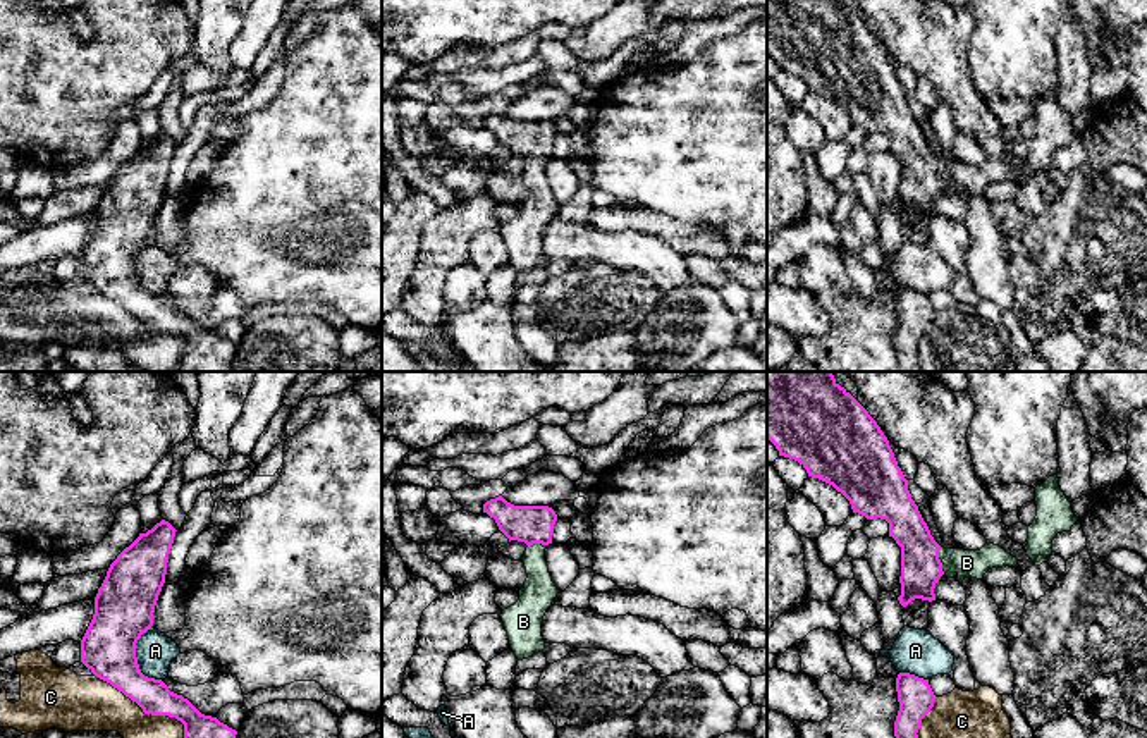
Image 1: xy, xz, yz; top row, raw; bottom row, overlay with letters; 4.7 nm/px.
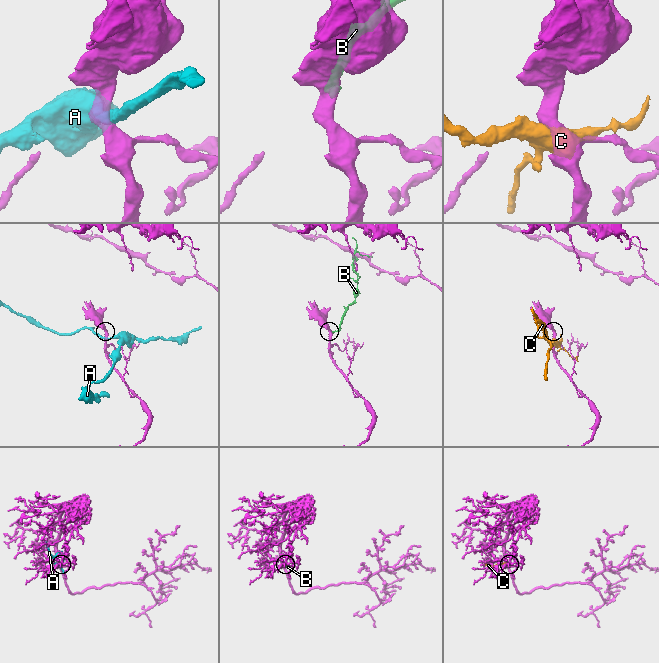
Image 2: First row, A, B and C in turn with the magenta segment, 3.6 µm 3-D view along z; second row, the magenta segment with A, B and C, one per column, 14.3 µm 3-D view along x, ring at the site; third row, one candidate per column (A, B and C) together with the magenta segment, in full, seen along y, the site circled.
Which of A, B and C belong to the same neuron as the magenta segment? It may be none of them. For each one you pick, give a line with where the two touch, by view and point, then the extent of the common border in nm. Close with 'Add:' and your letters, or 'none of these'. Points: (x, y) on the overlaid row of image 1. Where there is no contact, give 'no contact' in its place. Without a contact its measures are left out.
B: meets magenta in yz at (939, 561); contact 130 nm long
Add: B

